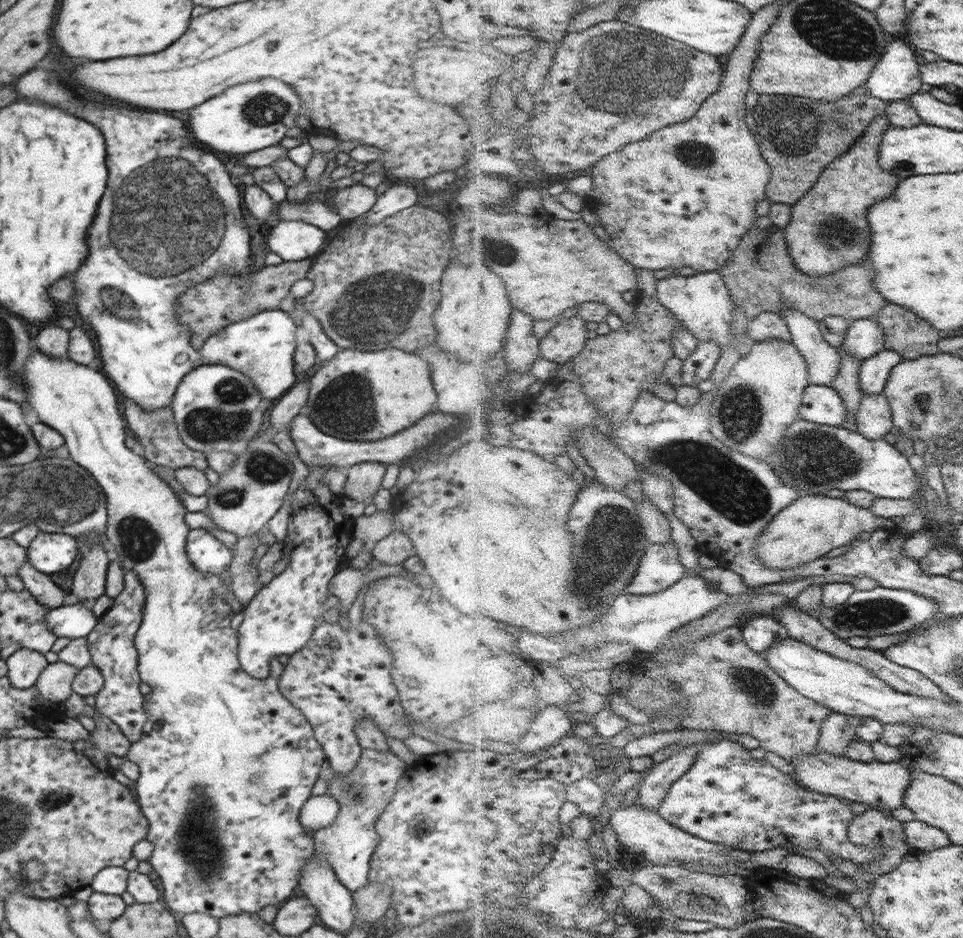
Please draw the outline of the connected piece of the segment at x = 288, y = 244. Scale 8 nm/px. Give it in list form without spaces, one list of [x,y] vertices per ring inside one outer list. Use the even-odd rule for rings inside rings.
[[[303,220],[275,221],[268,246],[283,261],[302,261],[316,256],[326,242],[327,233]]]

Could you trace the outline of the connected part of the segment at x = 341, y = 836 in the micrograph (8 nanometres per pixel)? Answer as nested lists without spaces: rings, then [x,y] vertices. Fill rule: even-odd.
[[[364,749],[358,763],[348,774],[339,774],[333,776],[328,781],[326,788],[326,796],[334,798],[340,805],[338,816],[334,822],[326,828],[316,830],[312,838],[315,840],[315,853],[318,860],[326,860],[328,866],[332,868],[338,880],[353,894],[366,886],[369,882],[370,860],[372,854],[376,852],[376,845],[379,841],[378,833],[375,829],[375,822],[378,816],[382,814],[384,808],[387,807],[389,800],[396,794],[396,786],[398,780],[403,775],[406,765],[391,750],[388,752],[380,752],[376,750]]]

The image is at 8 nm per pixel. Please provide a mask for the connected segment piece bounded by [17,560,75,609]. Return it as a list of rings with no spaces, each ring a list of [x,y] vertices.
[[[28,560],[23,562],[17,574],[21,578],[25,589],[40,604],[46,605],[50,609],[75,601],[71,598],[71,595],[66,594],[56,583],[50,580],[51,576],[38,572]]]

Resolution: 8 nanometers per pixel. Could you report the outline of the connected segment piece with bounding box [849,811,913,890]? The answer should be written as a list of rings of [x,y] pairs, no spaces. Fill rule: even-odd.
[[[870,811],[865,812],[862,815],[857,814],[852,826],[849,830],[849,837],[854,844],[860,846],[877,846],[879,842],[883,842],[883,850],[886,851],[886,856],[882,856],[880,860],[876,860],[874,864],[864,864],[864,870],[853,876],[857,883],[856,890],[866,890],[866,888],[873,888],[875,882],[885,874],[896,871],[907,859],[907,856],[913,852],[910,848],[911,843],[907,835],[907,823],[899,818],[887,816],[884,812]]]

